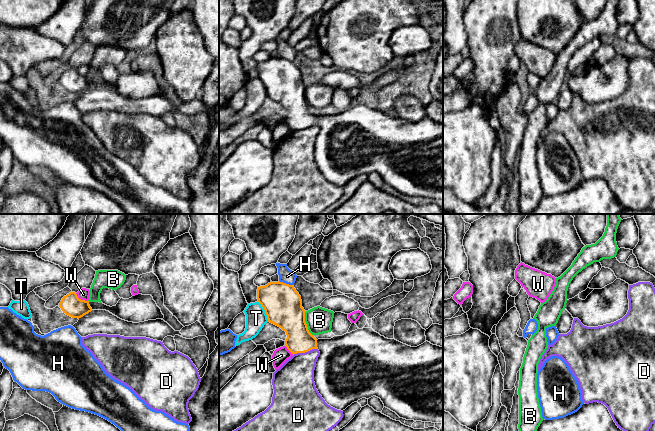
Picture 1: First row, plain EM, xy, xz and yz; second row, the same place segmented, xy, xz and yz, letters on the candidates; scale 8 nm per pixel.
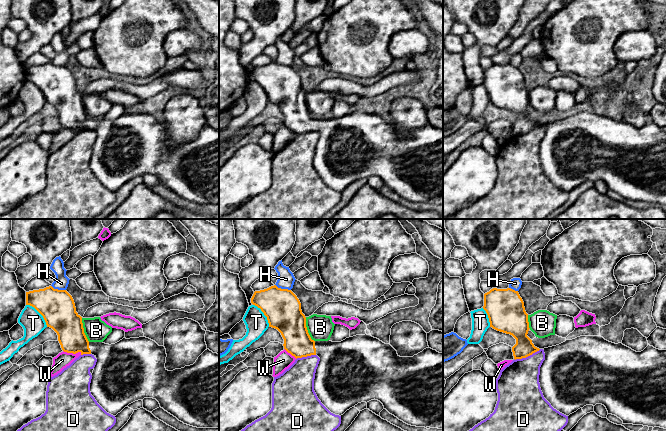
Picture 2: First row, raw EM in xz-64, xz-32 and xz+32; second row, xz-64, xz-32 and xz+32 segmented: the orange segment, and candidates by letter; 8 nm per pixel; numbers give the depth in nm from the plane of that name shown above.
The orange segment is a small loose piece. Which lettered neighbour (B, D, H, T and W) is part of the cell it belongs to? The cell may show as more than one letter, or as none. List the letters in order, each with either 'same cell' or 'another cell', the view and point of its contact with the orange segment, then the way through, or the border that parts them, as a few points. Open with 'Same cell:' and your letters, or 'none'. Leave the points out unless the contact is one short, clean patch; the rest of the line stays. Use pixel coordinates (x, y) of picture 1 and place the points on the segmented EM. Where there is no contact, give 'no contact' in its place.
Same cell: none
B: another cell; meets orange in xz at (305, 323); border along xz (305, 311), (305, 323), (307, 329), (313, 335)
D: another cell; meets orange in xz at (305, 351); border along xz (317, 348), (293, 355)
H: another cell; meets orange in xz at (285, 283); border along xz (279, 280), (292, 285)
T: another cell; meets orange in xz at (265, 311)
W: another cell; meets orange in xy at (80, 299); border along xy (75, 293), (79, 298), (87, 301)

